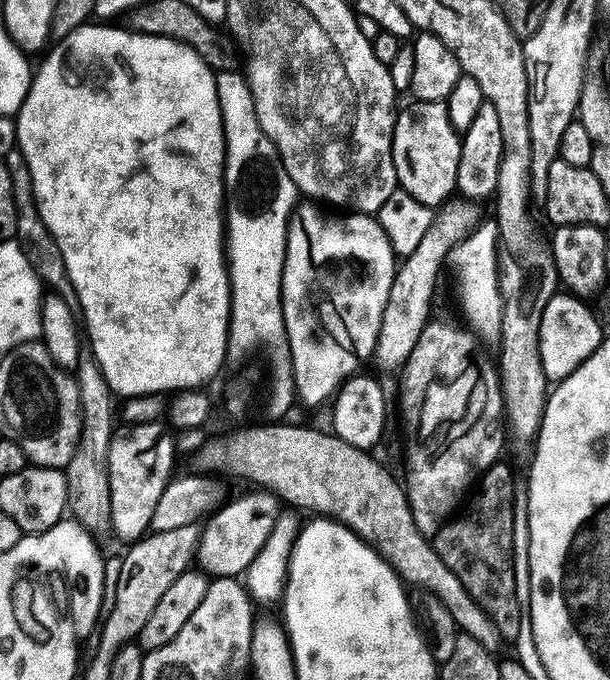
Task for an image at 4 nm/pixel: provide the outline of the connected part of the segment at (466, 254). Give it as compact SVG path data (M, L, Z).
M484 222L473 230L450 254L450 264L456 267L456 280L460 283L460 308L468 319L467 327L477 337L485 336L492 342L499 341L501 281L498 279L498 229L495 223Z

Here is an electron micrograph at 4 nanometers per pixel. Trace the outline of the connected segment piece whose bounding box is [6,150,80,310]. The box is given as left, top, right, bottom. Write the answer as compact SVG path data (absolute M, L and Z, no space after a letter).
M17 150L6 157L6 163L10 170L10 178L14 186L14 202L16 203L16 235L14 239L20 245L20 249L26 254L26 258L36 272L36 277L40 280L41 285L48 287L49 284L52 287L49 289L58 298L62 298L62 302L66 302L66 306L73 310L79 309L80 303L76 297L74 286L68 277L66 262L62 258L62 250L58 250L58 242L54 242L46 222L42 222L40 217L40 211L36 205L34 190L32 189L30 170L26 166L26 158Z

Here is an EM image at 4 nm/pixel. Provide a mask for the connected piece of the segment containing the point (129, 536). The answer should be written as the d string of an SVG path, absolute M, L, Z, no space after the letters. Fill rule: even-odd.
M160 422L134 424L125 427L125 432L117 431L108 444L111 535L120 540L135 542L151 529L154 506L170 479L172 459L178 456L173 433L164 432L163 427Z

